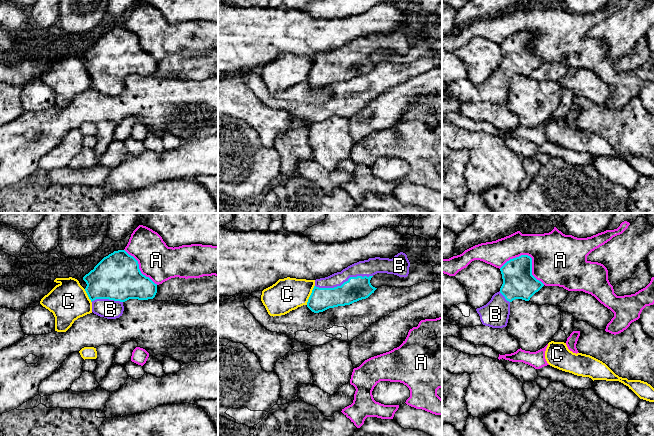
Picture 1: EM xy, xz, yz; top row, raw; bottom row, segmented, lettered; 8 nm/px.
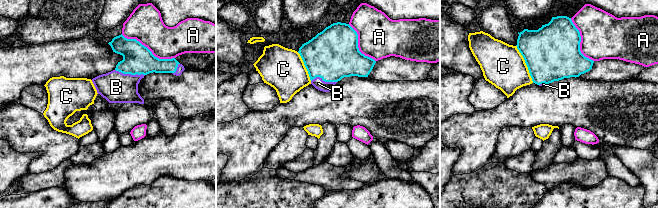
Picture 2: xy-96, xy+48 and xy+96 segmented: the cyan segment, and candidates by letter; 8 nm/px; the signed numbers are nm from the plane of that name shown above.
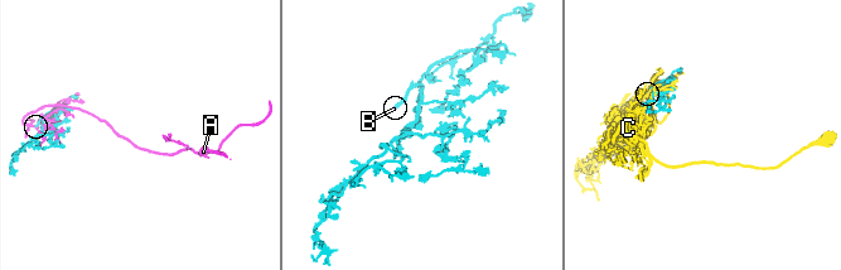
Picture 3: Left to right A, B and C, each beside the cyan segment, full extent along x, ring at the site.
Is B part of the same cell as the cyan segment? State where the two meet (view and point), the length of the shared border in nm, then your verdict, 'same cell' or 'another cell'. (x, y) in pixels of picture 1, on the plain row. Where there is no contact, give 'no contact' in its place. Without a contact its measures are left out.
meets cyan in xz at (344, 58); contact 480 nm long; same cell

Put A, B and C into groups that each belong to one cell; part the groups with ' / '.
A / B / C

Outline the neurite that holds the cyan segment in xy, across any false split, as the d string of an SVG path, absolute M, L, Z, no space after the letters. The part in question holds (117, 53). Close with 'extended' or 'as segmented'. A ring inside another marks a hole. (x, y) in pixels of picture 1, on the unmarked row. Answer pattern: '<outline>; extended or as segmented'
M125 26L114 27L104 33L83 56L87 60L85 67L92 78L92 88L107 95L122 92L125 77L153 75L157 69L157 60L141 49L138 37Z; extended

